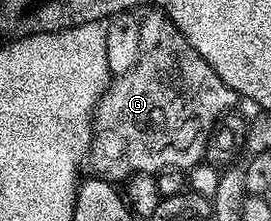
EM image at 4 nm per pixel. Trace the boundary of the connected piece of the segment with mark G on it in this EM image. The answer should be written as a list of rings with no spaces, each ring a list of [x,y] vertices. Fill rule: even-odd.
[[[139,50],[135,68],[116,75],[106,85],[93,111],[92,173],[106,182],[121,184],[135,174],[156,176],[162,170],[192,170],[202,161],[209,133],[218,125],[216,120],[211,120],[213,112],[224,119],[228,110],[239,102],[239,95],[222,78],[209,76],[209,86],[201,86],[205,98],[199,100],[199,106],[209,108],[209,120],[187,120],[179,98],[173,98],[171,78],[167,78],[167,72],[157,70],[147,52],[153,50]],[[207,92],[211,94],[209,98]]]

